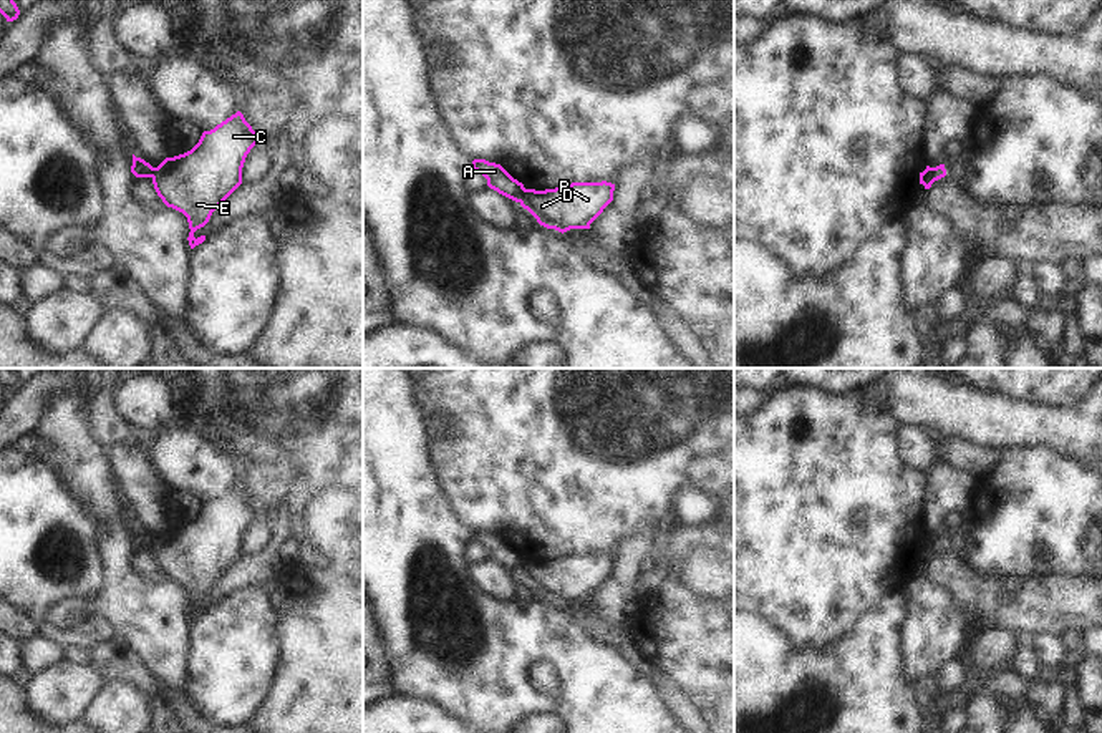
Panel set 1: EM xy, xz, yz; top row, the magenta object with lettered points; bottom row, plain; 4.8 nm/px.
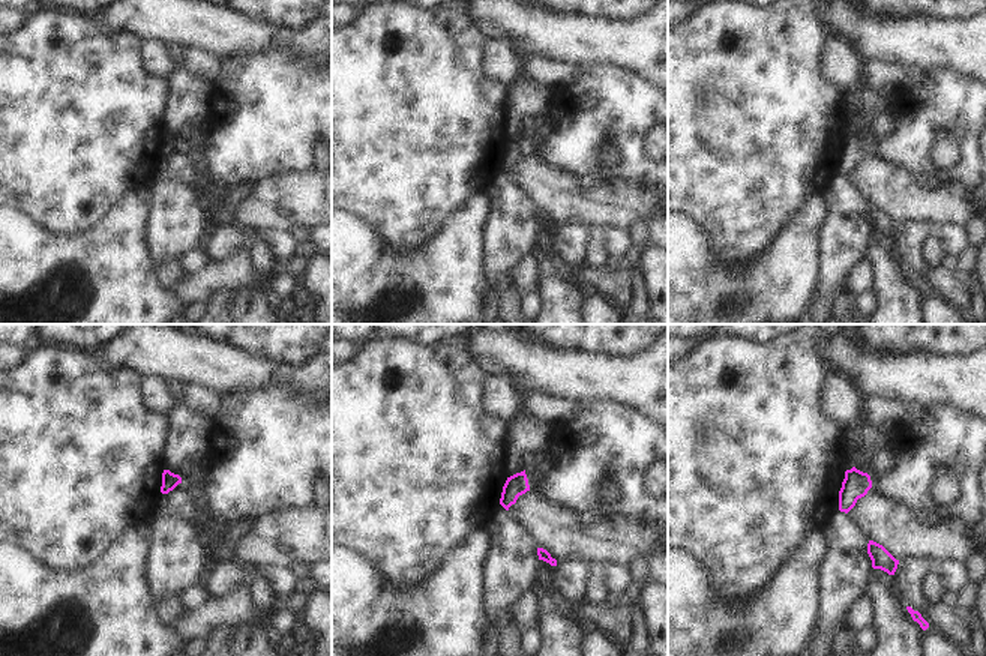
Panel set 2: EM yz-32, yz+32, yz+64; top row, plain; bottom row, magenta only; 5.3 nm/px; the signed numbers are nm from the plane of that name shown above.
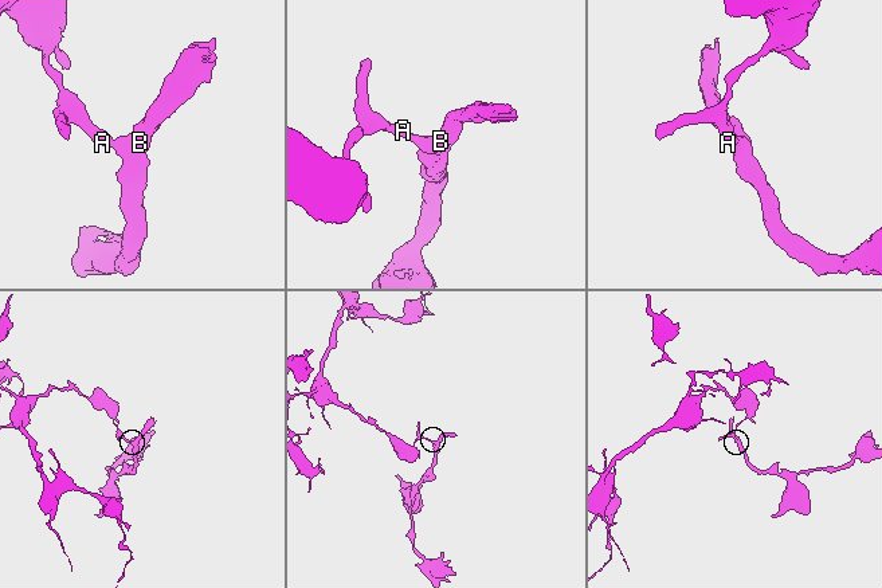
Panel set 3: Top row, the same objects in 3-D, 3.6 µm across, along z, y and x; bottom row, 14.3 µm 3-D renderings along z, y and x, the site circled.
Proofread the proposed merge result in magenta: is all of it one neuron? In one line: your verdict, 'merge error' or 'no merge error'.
merge error

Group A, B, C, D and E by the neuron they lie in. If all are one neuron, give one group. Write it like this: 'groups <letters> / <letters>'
groups A / B C D E

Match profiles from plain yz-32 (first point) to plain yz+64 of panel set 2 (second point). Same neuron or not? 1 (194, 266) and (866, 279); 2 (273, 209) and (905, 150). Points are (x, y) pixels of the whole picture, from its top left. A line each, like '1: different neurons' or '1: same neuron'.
1: same neuron
2: different neurons

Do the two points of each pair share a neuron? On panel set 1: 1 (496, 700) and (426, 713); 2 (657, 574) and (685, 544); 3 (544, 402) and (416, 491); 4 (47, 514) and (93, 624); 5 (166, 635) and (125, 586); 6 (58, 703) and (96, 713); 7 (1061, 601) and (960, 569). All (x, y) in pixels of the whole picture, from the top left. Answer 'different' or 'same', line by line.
1: different
2: different
3: different
4: same
5: same
6: different
7: same

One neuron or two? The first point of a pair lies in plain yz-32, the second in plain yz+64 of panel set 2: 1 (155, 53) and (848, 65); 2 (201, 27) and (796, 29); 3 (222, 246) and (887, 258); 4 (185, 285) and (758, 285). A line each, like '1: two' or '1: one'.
1: one
2: two
3: two
4: one

